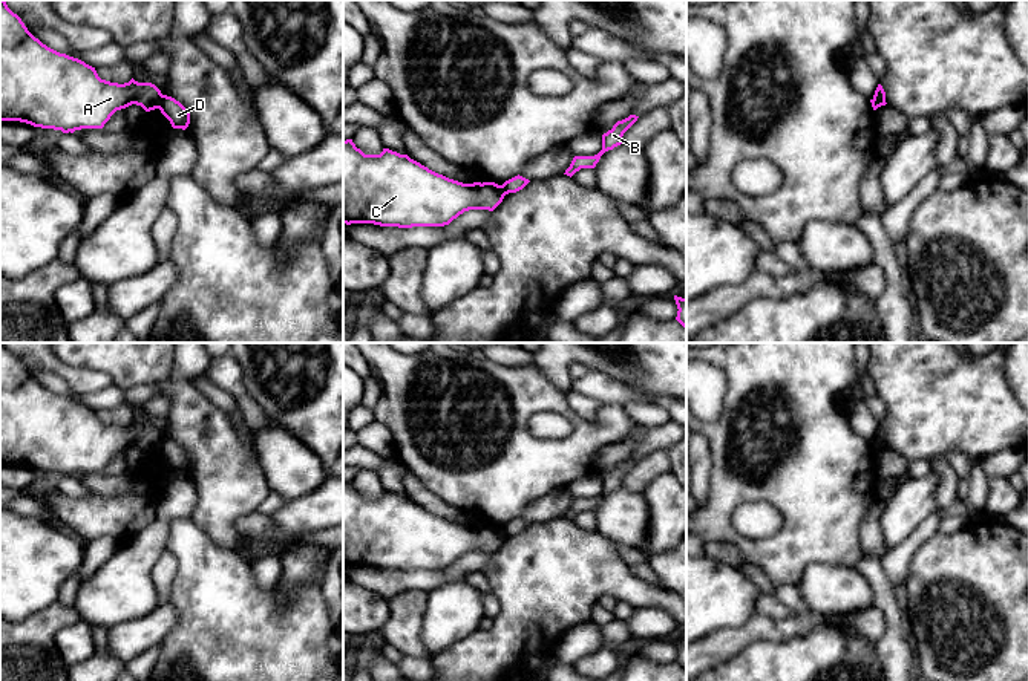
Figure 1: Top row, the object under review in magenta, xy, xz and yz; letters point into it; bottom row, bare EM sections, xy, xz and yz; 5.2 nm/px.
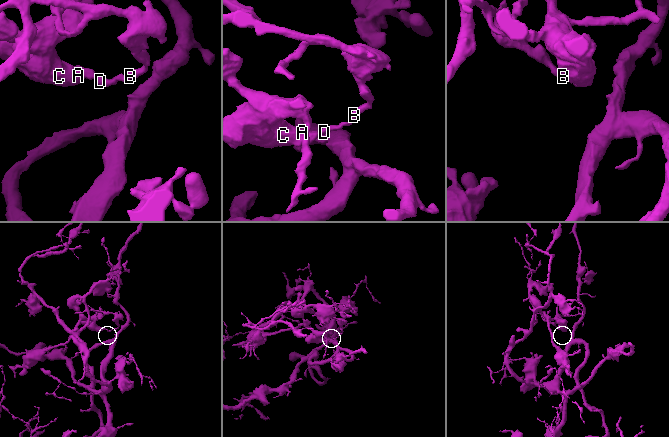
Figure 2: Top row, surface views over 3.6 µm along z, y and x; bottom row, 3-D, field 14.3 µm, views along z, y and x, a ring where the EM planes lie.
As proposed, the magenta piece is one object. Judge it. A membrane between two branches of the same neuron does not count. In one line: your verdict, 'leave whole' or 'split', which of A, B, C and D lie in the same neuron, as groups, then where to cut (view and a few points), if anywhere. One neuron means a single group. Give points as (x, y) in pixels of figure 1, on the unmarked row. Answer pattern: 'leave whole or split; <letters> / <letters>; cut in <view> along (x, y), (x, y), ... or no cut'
split; A C / B D; cut in xy along (163, 438), (157, 450)

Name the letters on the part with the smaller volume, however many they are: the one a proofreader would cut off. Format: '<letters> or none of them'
A, C

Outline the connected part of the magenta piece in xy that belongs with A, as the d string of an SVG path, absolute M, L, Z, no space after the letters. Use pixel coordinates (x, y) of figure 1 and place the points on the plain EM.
M0 343L0 464L20 464L41 471L74 476L103 471L110 459L132 447L146 455L159 450L162 436L152 425L118 427L101 422L95 410L60 396L35 381L5 343Z

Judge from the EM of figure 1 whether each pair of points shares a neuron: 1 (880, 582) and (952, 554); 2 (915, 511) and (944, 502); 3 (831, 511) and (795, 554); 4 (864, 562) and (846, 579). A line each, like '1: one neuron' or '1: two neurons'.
1: two neurons
2: two neurons
3: one neuron
4: two neurons

